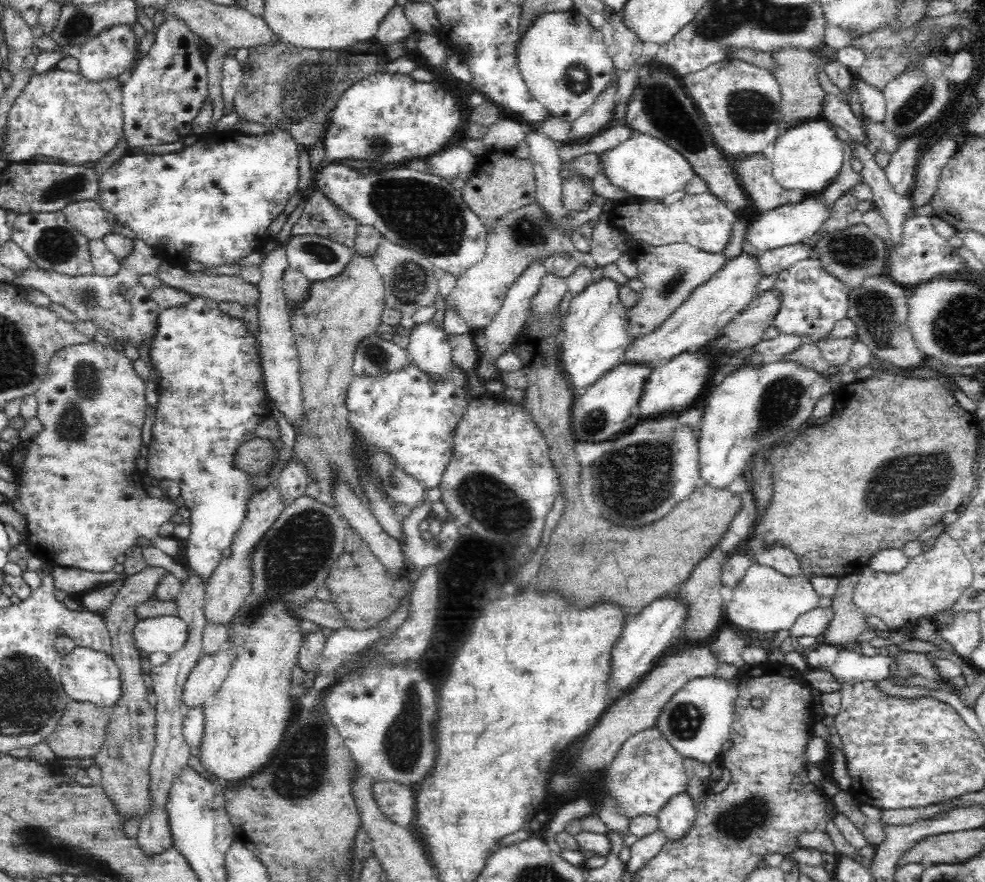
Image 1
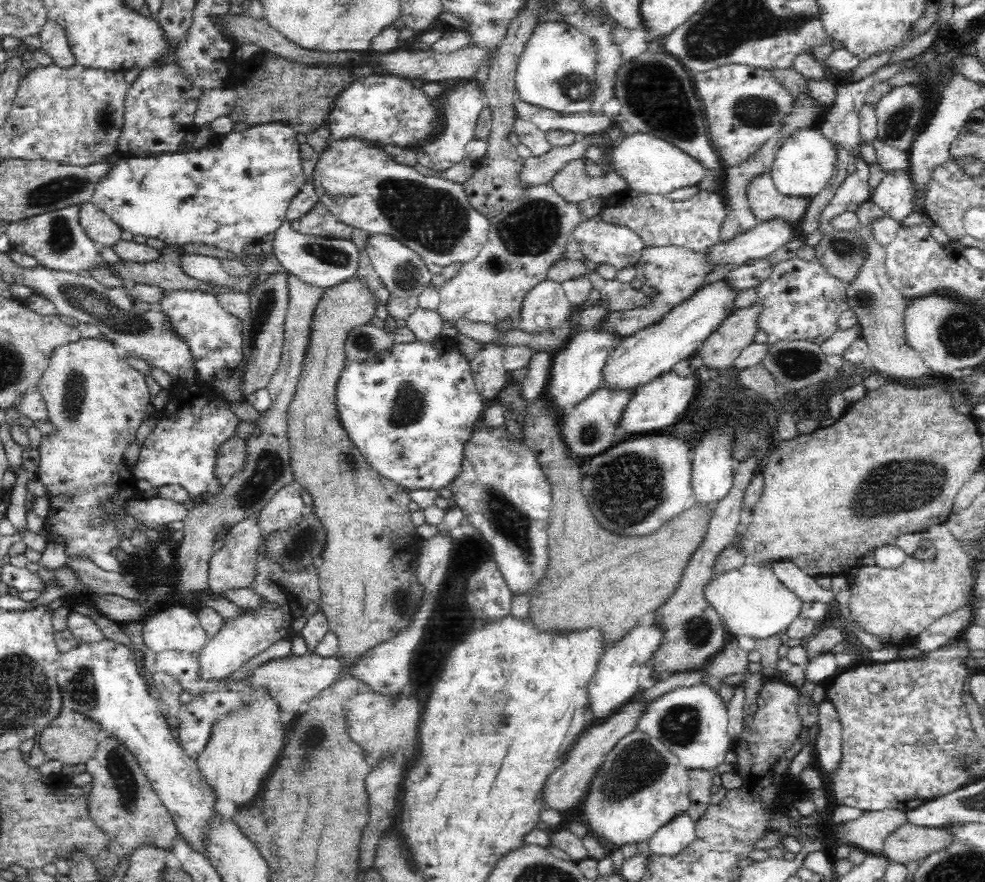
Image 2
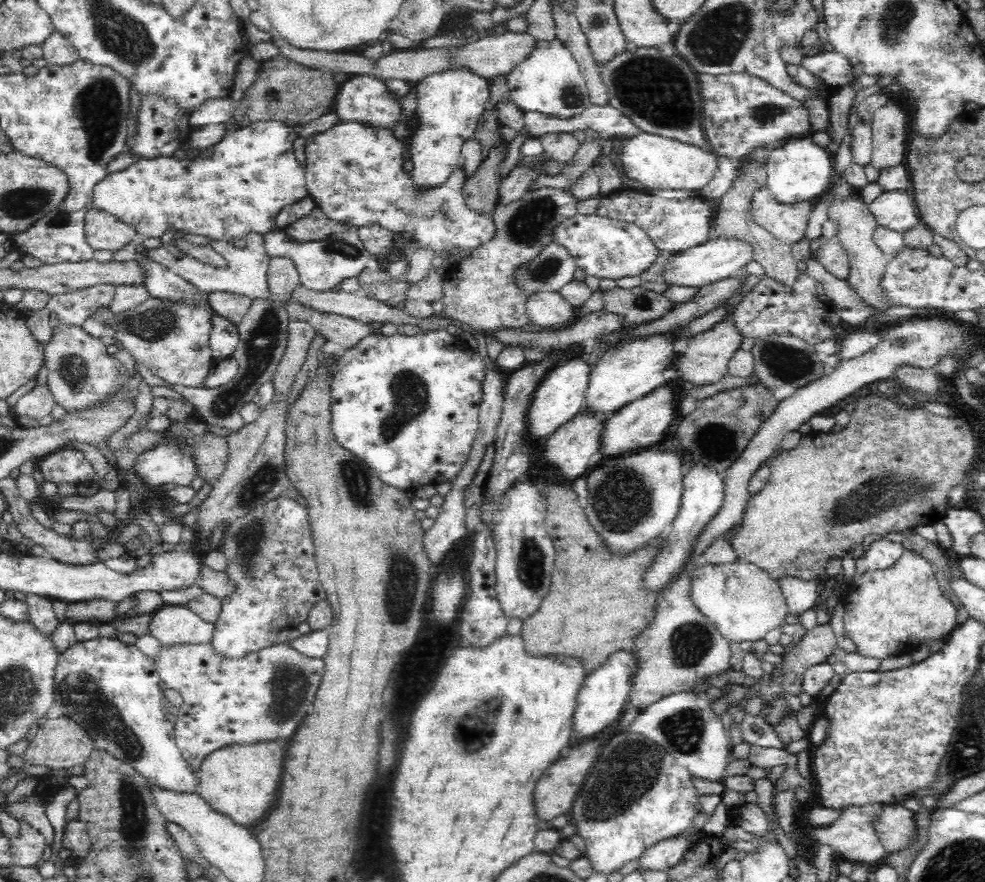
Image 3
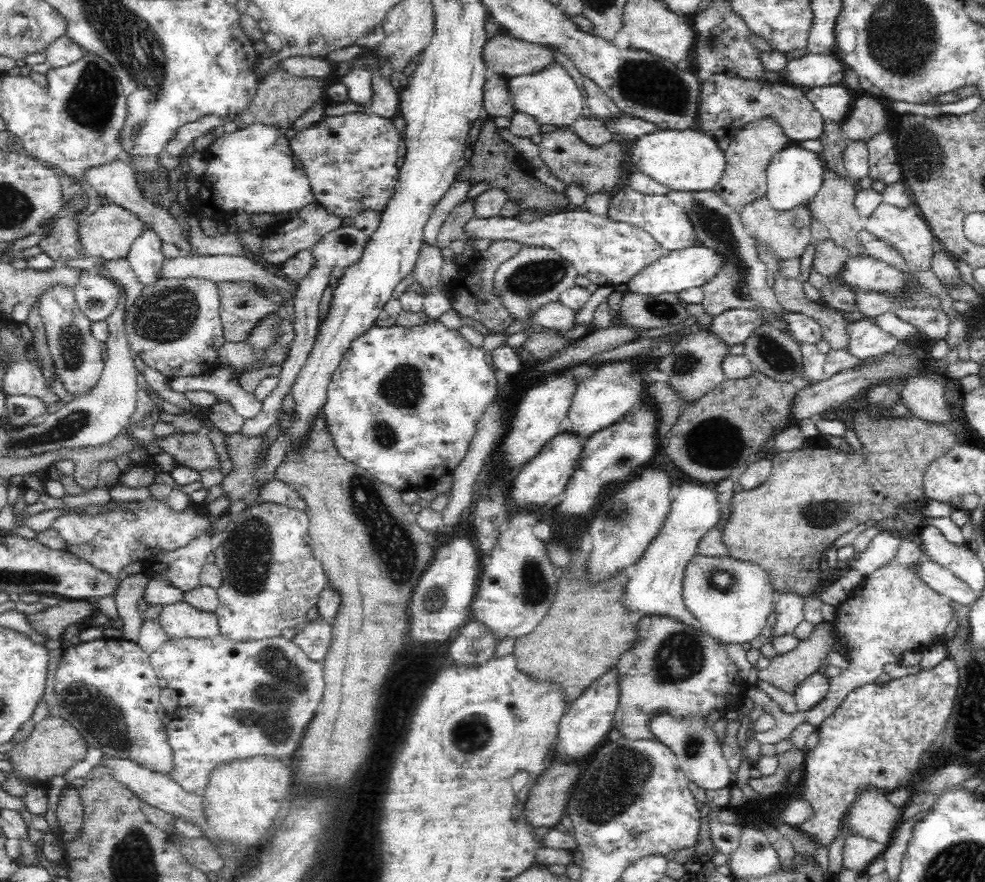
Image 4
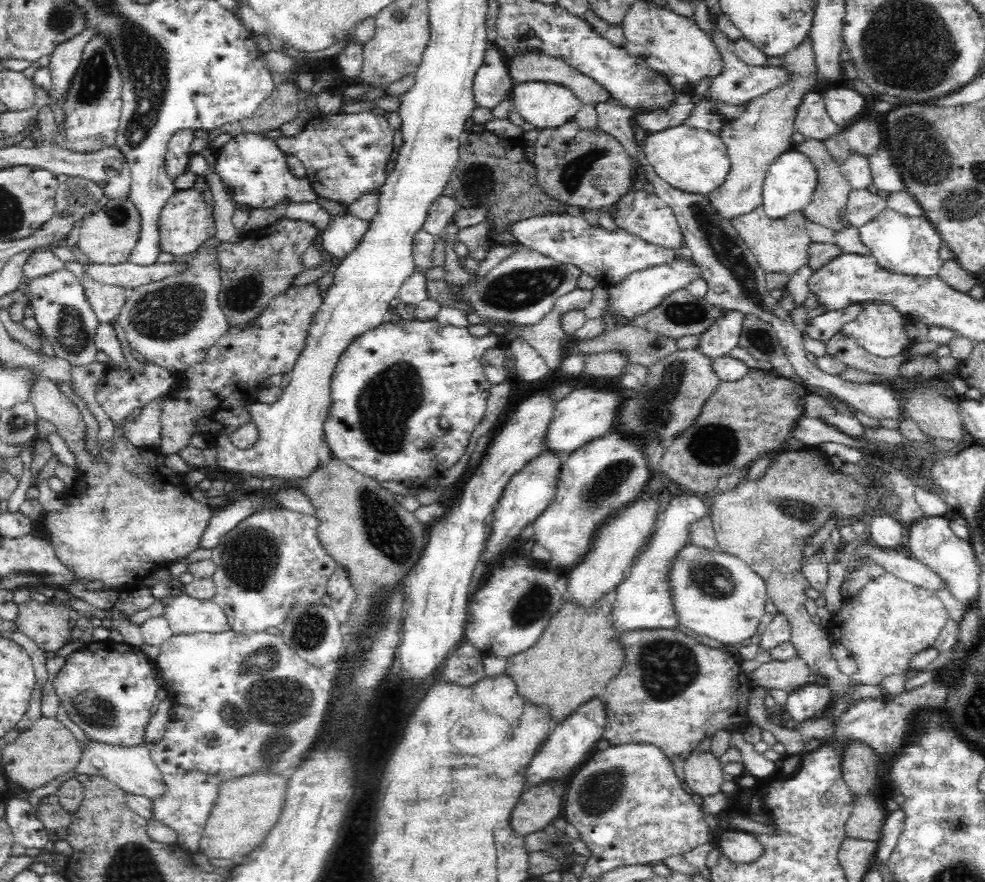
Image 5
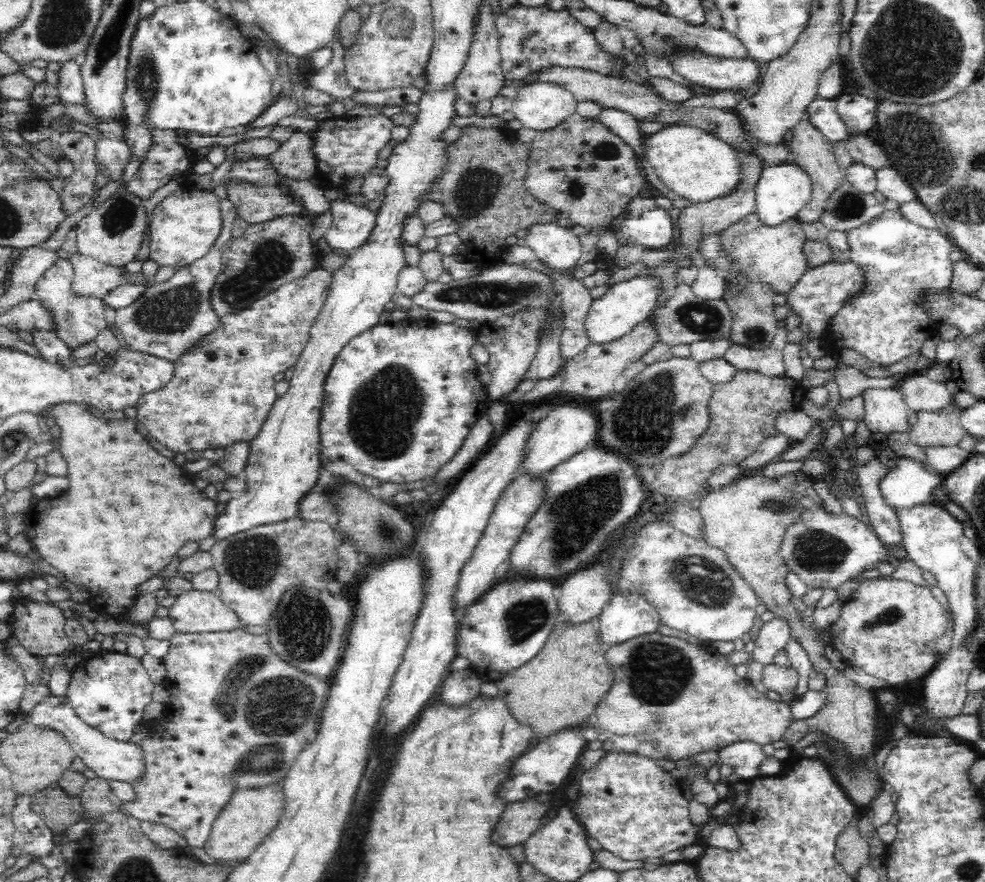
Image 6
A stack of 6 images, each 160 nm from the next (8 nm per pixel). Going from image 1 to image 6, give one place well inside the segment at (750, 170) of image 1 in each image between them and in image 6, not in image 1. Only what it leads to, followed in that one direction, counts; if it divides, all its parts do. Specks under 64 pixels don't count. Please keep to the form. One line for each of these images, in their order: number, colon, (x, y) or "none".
2: (766, 204)
3: (787, 223)
4: (787, 235)
5: (780, 246)
6: (775, 257)

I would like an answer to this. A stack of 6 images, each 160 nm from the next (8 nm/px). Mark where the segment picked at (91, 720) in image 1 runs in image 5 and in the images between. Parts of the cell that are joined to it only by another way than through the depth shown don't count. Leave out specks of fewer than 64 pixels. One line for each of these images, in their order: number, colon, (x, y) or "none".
2: (70, 738)
3: (60, 744)
4: (54, 746)
5: (46, 750)

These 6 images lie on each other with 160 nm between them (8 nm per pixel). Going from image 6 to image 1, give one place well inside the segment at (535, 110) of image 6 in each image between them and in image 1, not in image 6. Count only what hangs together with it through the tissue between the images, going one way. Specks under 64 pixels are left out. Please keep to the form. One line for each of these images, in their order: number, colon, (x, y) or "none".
1: (564, 62)
2: (555, 71)
3: (548, 82)
4: (554, 96)
5: (544, 105)

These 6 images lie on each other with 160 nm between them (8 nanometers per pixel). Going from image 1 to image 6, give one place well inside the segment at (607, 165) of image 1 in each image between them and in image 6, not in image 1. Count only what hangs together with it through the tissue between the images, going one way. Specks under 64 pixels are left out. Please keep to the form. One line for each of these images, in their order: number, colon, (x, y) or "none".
2: (649, 164)
3: (656, 162)
4: (689, 160)
5: (695, 161)
6: (698, 167)

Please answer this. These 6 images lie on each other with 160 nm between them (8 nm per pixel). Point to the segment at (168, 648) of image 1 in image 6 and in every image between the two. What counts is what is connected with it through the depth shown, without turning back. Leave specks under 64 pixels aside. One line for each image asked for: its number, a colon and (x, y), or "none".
2: (177, 628)
3: (172, 624)
4: (179, 620)
5: (186, 615)
6: (196, 611)

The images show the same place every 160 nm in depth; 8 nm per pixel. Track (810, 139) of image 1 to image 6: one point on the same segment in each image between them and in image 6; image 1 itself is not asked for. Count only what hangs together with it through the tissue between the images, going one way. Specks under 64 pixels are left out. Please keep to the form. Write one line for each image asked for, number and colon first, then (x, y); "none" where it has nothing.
2: (803, 167)
3: (797, 171)
4: (794, 176)
5: (790, 182)
6: (781, 193)

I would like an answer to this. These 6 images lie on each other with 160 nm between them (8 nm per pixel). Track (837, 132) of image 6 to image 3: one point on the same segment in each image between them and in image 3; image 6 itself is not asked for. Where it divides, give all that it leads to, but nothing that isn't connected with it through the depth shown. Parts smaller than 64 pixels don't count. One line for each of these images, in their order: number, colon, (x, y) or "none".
3: (740, 112)
4: (726, 103)
5: (813, 121)

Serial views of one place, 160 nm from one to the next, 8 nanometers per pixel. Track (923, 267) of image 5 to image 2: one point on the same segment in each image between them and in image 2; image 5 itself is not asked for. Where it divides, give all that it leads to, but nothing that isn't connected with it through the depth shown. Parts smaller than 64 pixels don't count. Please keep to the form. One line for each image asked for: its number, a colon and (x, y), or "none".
2: (896, 195)
3: (895, 211)
4: (906, 232)

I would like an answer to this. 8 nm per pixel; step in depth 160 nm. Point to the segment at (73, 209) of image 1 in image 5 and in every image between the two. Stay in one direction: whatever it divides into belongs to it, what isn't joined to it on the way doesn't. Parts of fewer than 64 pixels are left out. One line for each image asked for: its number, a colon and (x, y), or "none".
2: (97, 225)
3: (103, 231)
4: (107, 232)
5: (108, 236)

